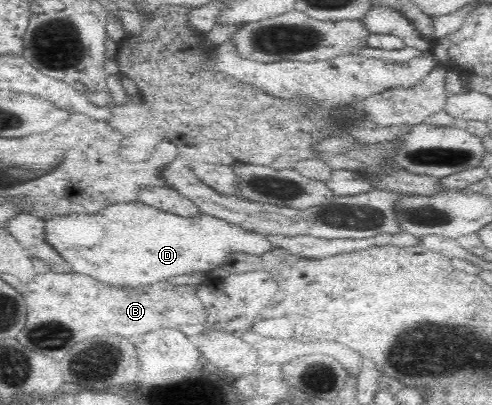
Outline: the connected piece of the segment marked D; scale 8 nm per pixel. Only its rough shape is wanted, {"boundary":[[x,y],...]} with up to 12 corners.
{"boundary":[[139,201],[45,220],[73,272],[113,287],[208,275],[263,234]]}

